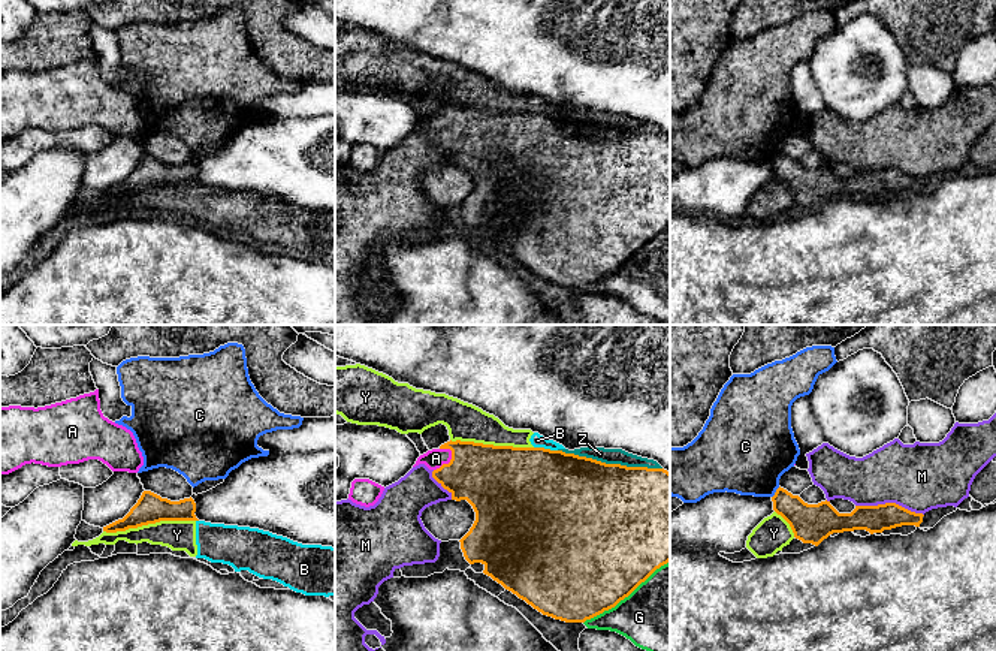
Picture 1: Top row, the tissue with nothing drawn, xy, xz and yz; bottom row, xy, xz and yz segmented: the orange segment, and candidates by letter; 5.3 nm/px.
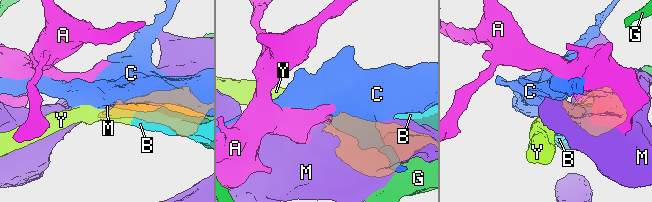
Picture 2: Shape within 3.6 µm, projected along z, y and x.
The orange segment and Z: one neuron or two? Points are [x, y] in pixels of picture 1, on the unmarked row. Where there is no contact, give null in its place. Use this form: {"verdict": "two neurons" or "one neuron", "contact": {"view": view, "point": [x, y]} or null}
{"verdict": "two neurons", "contact": {"view": "xz", "point": [610, 129]}}

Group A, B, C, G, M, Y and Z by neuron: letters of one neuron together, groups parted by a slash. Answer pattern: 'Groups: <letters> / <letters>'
Groups: A / B Y Z / C / G / M

